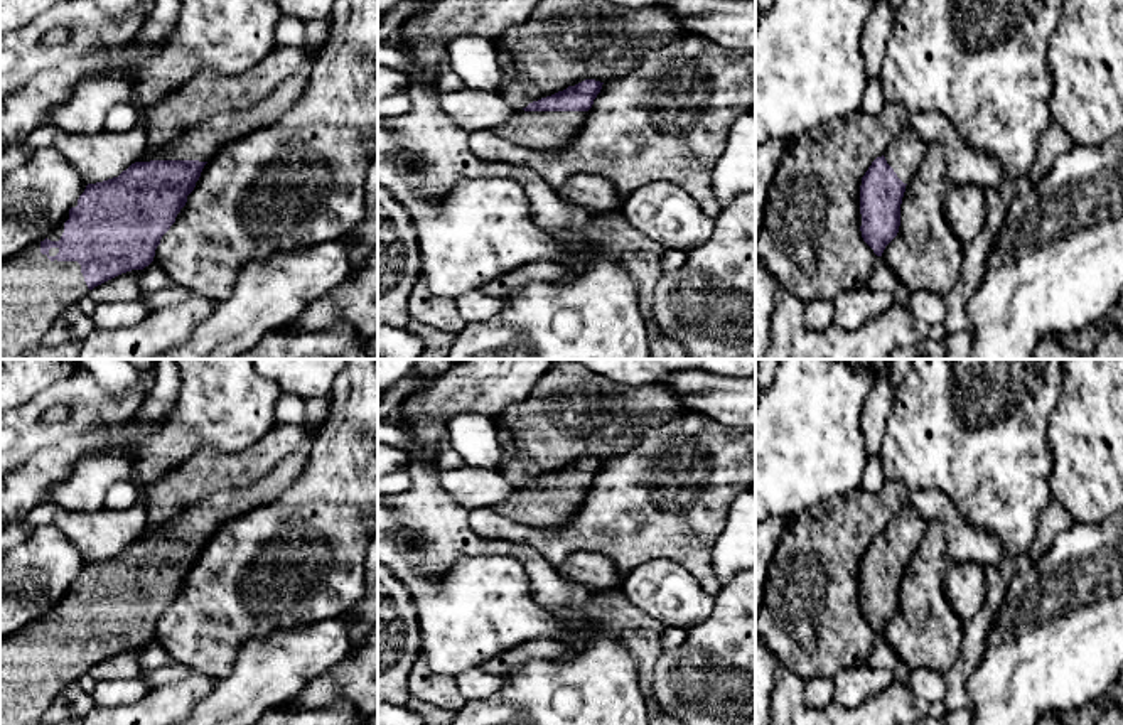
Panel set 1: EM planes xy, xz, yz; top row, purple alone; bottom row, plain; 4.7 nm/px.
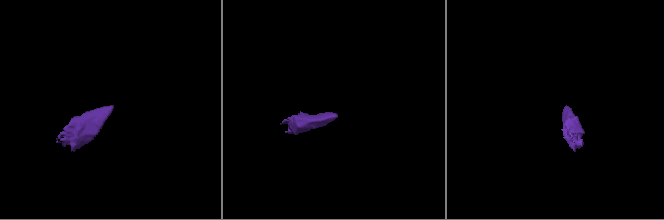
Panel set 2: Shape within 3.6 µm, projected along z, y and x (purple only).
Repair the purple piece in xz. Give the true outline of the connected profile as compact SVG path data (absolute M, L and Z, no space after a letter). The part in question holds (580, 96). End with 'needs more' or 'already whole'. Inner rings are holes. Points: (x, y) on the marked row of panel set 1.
M585 79L533 101L526 108L516 110L508 121L497 125L492 132L528 148L565 147L582 130L602 84L595 79Z; needs more

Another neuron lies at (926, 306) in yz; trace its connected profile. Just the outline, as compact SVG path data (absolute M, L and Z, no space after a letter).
M912 292L902 293L900 298L914 317L929 325L943 324L946 317L946 305L943 302L943 297L932 292Z

